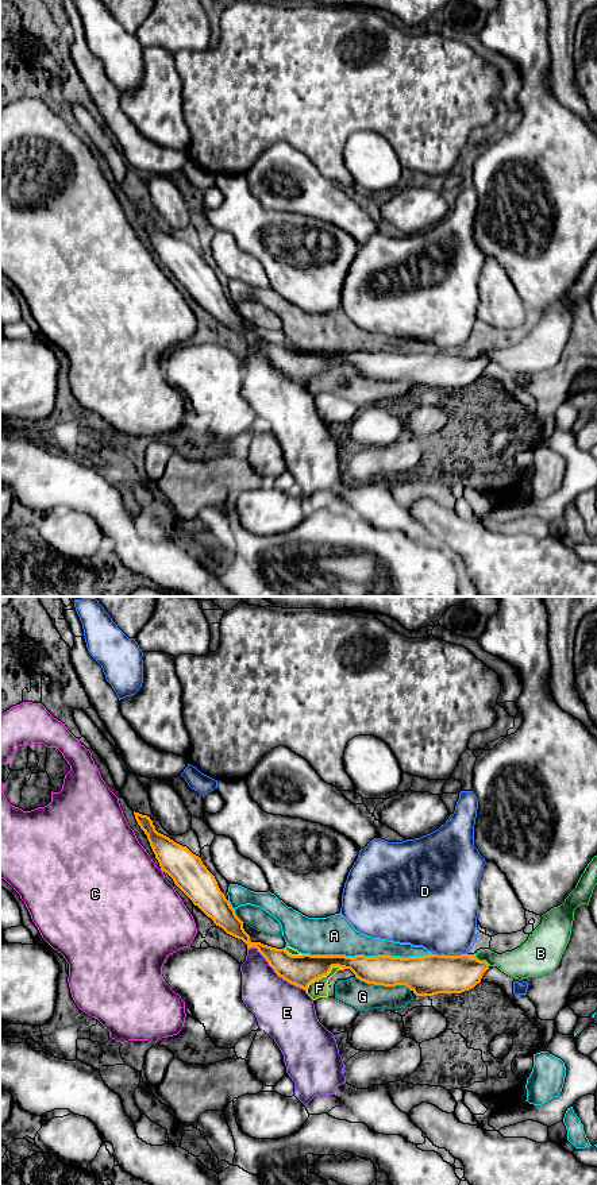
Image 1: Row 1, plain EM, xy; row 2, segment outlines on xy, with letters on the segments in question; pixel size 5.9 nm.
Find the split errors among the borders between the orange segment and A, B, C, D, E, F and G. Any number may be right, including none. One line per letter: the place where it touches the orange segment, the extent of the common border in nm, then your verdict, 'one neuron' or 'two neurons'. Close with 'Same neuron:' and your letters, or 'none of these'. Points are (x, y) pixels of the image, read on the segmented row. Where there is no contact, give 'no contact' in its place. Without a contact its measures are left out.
A: xy (368, 957) | 750 nm | two neurons
B: xy (481, 961) | 120 nm | two neurons
C: xy (162, 869) | 30 nm | two neurons
D: xy (449, 956) | 200 nm | two neurons
E: xy (274, 971) | 440 nm | two neurons
F: xy (324, 975) | 280 nm | two neurons
G: xy (384, 985) | 340 nm | two neurons
Same neuron: none of these

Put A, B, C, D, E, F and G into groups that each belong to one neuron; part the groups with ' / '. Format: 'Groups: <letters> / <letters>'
Groups: A / B / C / D / E / F G

